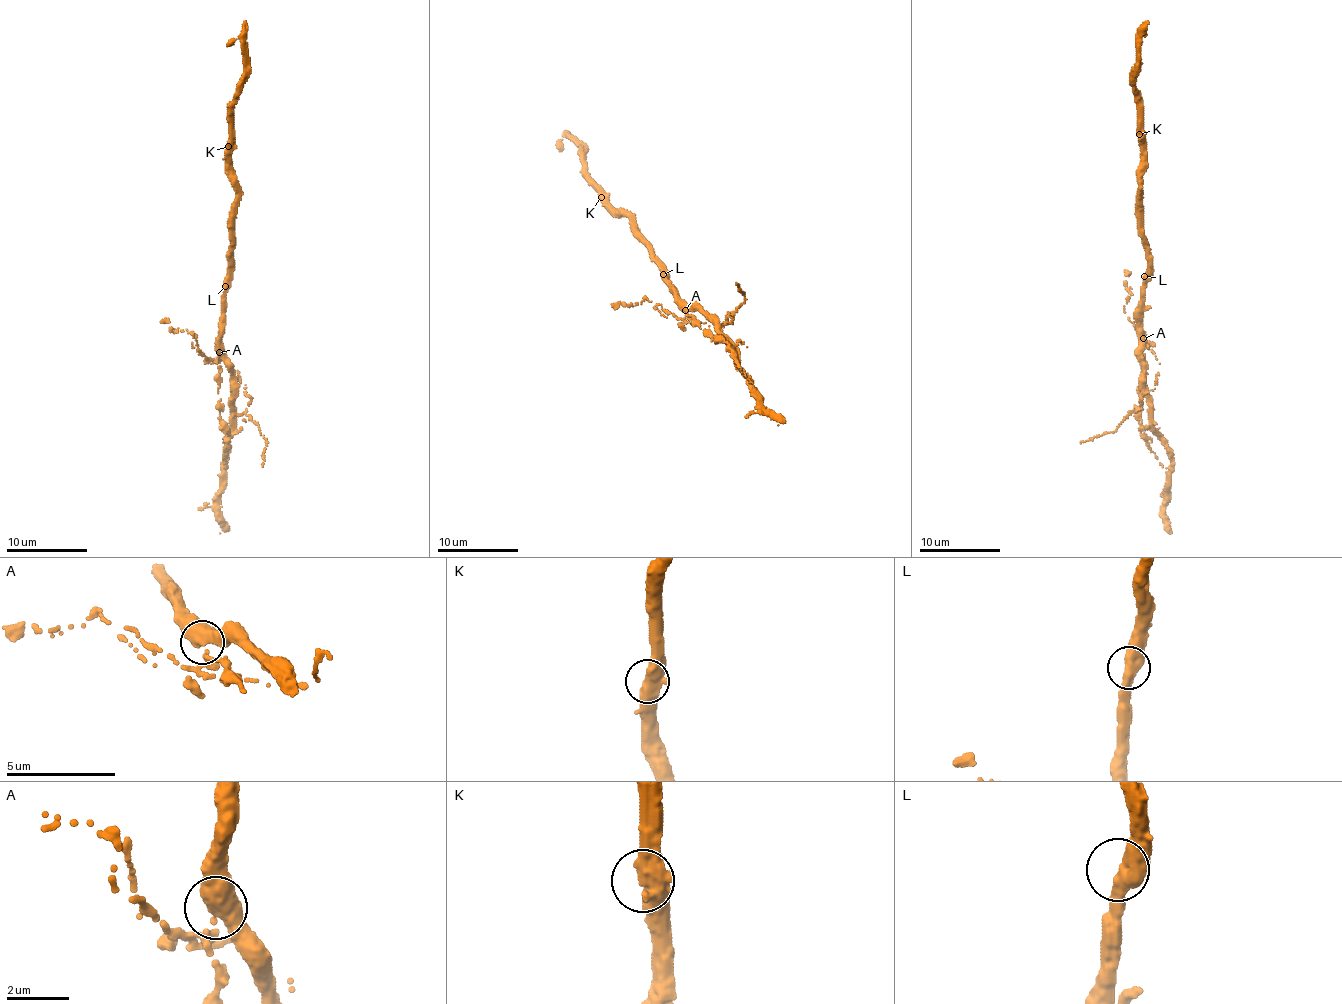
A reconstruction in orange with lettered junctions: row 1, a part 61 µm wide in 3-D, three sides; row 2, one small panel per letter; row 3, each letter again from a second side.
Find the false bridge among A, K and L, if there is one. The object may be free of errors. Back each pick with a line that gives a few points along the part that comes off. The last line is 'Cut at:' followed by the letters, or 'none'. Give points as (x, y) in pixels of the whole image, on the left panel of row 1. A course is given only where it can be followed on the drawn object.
A: Course of the part to remove: (219, 352), (215, 362), (223, 360), (237, 370), (250, 398), (245, 412), (268, 442), (262, 466)
Cut at: A

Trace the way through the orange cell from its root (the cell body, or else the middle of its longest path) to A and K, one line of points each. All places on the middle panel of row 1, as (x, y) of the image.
A: (667, 276), (685, 310)
K: (667, 276), (652, 258), (649, 247), (631, 219), (621, 209), (616, 211), (601, 197)

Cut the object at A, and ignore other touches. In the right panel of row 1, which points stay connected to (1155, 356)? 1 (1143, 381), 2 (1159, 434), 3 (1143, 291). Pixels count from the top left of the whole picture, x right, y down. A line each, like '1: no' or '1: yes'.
1: no
2: no
3: no

